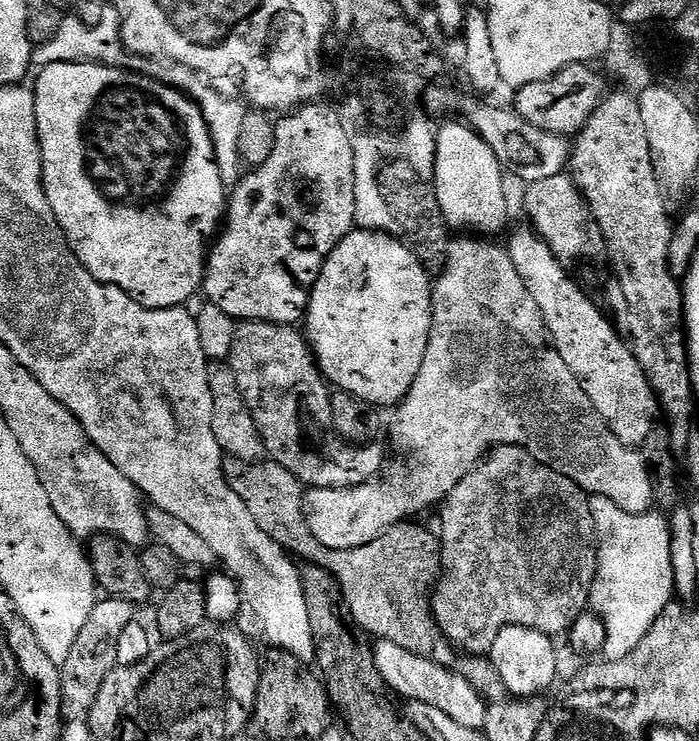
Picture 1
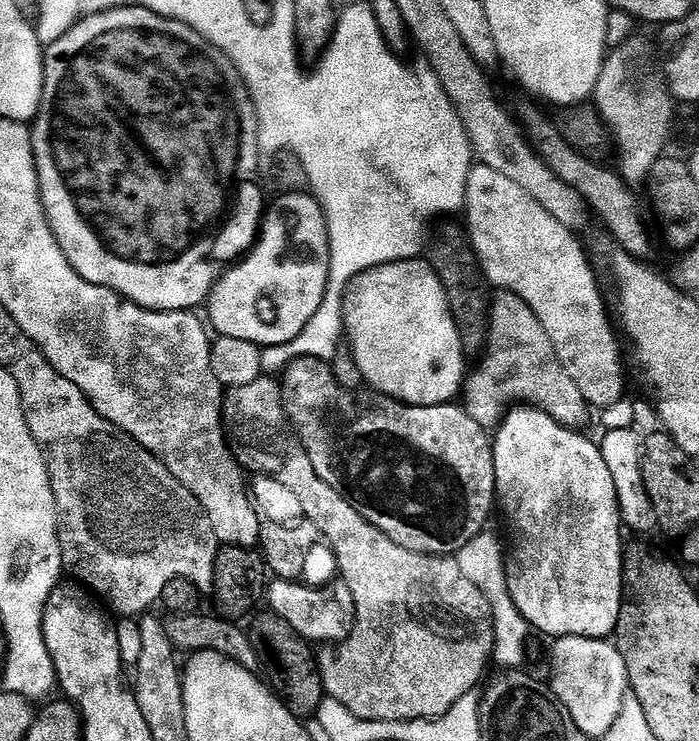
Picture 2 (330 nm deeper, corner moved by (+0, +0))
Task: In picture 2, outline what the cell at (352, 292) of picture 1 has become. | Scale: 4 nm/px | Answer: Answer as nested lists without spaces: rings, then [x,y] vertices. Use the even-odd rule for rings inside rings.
[[[423,259],[383,264],[358,274],[344,290],[342,315],[347,347],[358,362],[358,370],[362,370],[369,389],[418,406],[446,404],[461,395],[466,379],[466,349],[452,317],[446,290],[442,290],[442,282],[438,282],[434,270]]]

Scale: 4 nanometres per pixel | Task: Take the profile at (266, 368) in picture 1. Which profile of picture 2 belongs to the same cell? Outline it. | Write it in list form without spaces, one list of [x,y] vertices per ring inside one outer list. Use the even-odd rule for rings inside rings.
[[[304,356],[282,373],[284,410],[314,466],[316,476],[347,498],[390,542],[427,556],[455,557],[462,546],[485,531],[484,523],[497,503],[494,454],[489,433],[468,417],[459,403],[438,406],[404,404],[390,396],[357,394],[340,388],[331,363]]]

